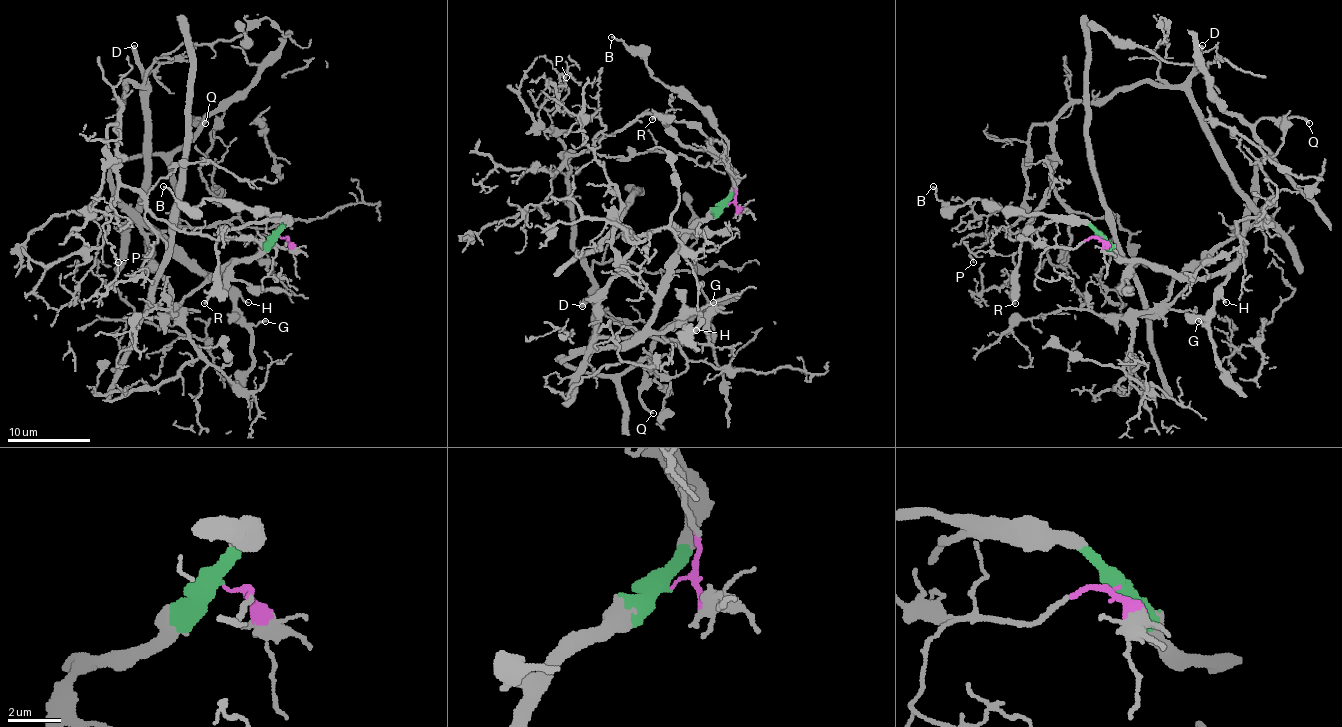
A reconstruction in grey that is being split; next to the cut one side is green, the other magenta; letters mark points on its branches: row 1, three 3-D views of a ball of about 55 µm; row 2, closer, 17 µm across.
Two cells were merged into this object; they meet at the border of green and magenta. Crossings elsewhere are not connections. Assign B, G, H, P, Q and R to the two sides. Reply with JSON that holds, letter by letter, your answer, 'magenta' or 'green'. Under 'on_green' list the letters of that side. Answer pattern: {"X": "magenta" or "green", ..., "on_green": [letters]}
{"B": "green", "G": "green", "H": "green", "P": "magenta", "Q": "green", "R": "green", "on_green": ["B", "G", "H", "Q", "R"]}

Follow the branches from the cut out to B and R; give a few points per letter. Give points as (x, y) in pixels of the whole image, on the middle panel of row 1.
B: (726, 205), (732, 188), (728, 140), (695, 105), (653, 76), (645, 57), (612, 37)
R: (726, 205), (732, 192), (732, 174), (709, 153), (685, 147), (658, 116), (651, 120)

